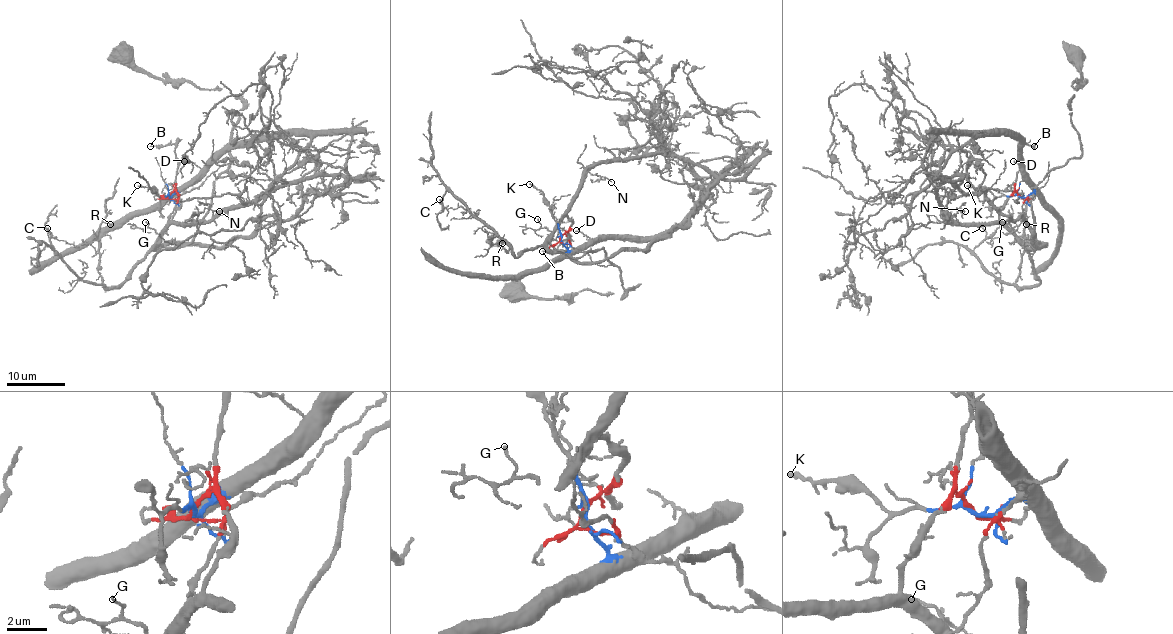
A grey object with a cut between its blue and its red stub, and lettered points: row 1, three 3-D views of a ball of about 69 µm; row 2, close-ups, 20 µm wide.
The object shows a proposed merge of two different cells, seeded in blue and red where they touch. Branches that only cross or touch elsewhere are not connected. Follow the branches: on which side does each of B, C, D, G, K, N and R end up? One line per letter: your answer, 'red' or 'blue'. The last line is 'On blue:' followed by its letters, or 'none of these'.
B: red
C: red
D: blue
G: red
K: blue
N: red
R: red
On blue: D, K

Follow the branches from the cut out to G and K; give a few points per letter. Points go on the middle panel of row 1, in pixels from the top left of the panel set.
G: (561, 237), (562, 243), (568, 242), (567, 239), (561, 240), (558, 231), (541, 227), (538, 218)
K: (561, 239), (548, 201), (539, 189), (529, 183)

